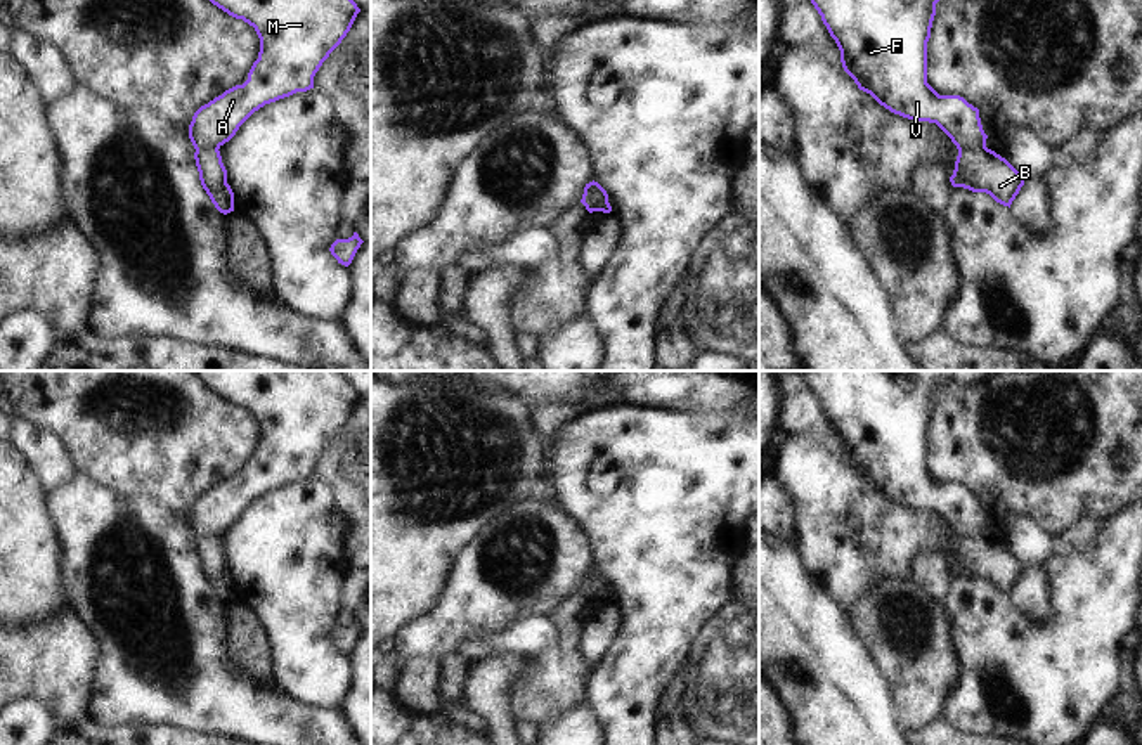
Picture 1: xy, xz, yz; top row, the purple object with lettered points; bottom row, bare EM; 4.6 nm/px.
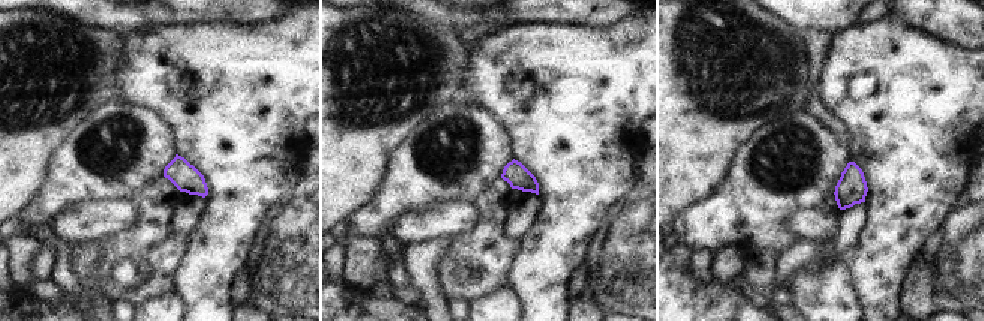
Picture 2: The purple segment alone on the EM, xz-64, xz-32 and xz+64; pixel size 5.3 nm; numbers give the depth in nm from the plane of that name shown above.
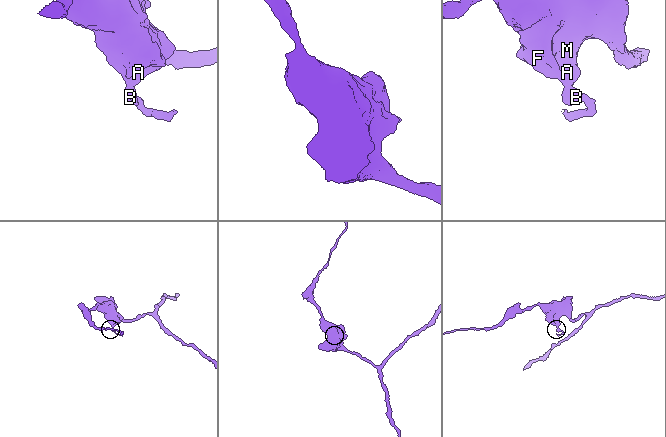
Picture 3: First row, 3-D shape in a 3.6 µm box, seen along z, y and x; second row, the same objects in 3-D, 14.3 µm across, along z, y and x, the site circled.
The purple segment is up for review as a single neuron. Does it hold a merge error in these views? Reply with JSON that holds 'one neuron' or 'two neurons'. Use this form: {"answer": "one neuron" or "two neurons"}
{"answer": "two neurons"}

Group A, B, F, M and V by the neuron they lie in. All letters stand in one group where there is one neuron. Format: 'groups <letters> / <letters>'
groups A F M V / B

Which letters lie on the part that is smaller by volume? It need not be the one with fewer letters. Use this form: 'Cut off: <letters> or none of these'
Cut off: B

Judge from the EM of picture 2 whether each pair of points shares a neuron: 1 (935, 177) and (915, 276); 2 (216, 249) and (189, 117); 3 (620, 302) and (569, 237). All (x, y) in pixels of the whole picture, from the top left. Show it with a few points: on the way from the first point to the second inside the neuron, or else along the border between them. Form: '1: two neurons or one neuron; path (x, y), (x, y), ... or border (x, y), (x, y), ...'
1: two neurons; border (915, 258), (899, 291)
2: one neuron; path (221, 216), (221, 150)
3: two neurons; border (597, 224), (587, 255), (582, 260)

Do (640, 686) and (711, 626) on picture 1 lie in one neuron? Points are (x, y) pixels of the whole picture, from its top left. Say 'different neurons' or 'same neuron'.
different neurons

